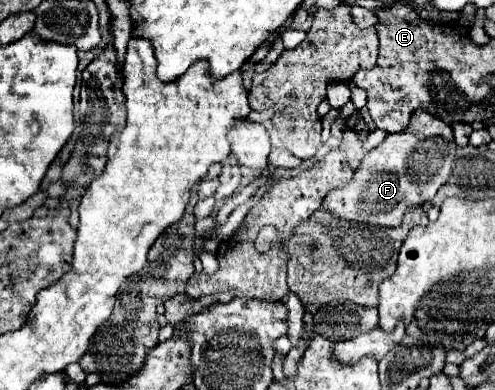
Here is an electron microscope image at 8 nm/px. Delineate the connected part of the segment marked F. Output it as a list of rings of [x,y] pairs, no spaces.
[[[419,109],[411,115],[411,123],[407,131],[397,133],[397,135],[387,135],[381,145],[377,145],[371,153],[367,153],[359,169],[355,171],[353,179],[345,187],[331,191],[325,197],[323,207],[335,219],[345,219],[351,223],[367,223],[367,225],[377,225],[377,227],[399,227],[405,211],[431,201],[437,189],[447,181],[451,167],[453,167],[453,159],[455,159],[455,155],[451,155],[455,153],[455,147],[457,145],[453,141],[453,129],[439,117]]]

